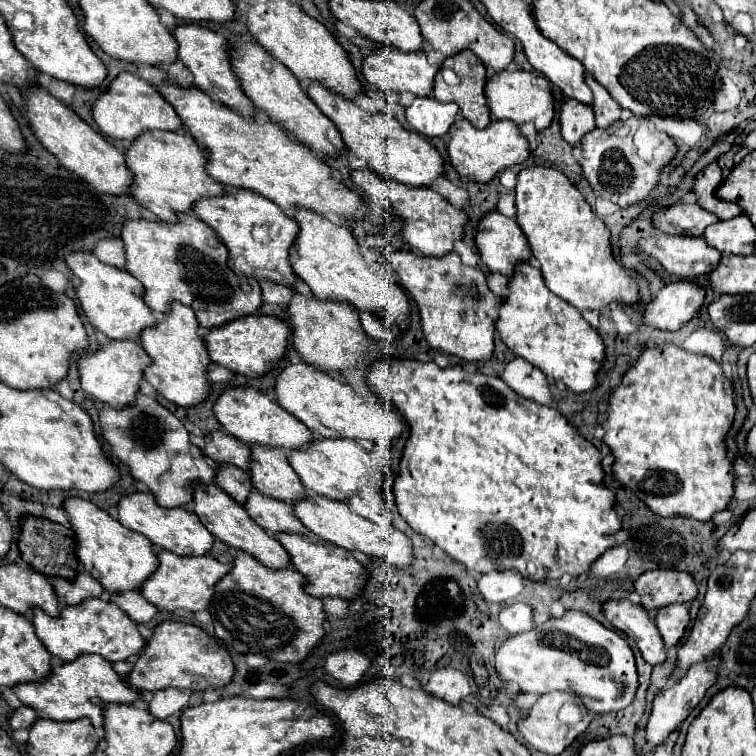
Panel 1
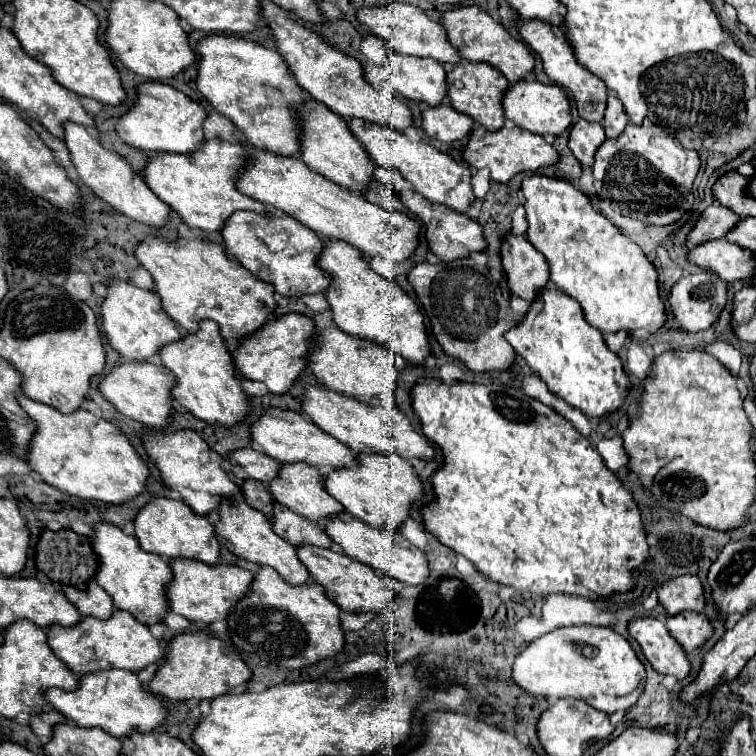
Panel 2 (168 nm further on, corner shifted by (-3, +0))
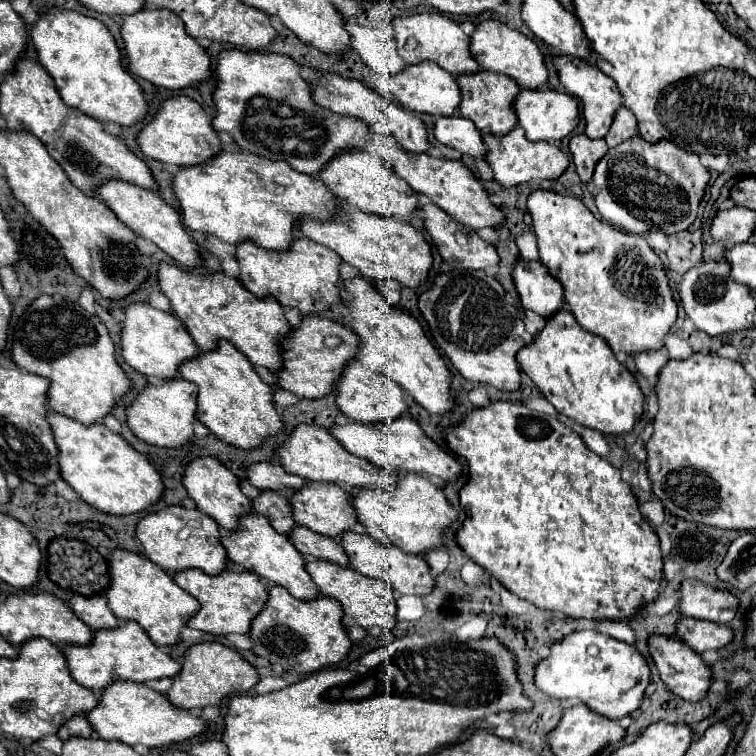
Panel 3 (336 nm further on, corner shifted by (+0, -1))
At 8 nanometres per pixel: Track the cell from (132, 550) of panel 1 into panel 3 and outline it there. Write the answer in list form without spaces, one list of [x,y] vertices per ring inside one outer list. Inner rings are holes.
[[[113,550],[109,568],[111,568],[111,584],[105,596],[109,600],[111,612],[119,620],[125,622],[133,620],[141,624],[141,628],[147,632],[153,644],[173,648],[179,640],[181,630],[187,626],[187,620],[199,610],[199,602],[191,594],[181,590],[165,570],[133,552]]]

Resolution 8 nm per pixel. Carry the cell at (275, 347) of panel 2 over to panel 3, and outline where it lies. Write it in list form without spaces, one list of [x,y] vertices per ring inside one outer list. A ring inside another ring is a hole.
[[[305,316],[301,326],[295,328],[285,338],[285,352],[283,352],[285,362],[283,370],[277,372],[279,384],[283,390],[289,390],[299,398],[323,398],[331,394],[345,366],[349,364],[351,358],[357,356],[357,352],[359,352],[359,338],[349,328],[325,318]]]

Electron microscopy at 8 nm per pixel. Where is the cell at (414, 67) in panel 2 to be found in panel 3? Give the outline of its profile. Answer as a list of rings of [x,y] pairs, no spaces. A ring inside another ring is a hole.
[[[421,62],[421,64],[407,66],[403,72],[391,78],[391,92],[395,94],[395,98],[399,100],[403,108],[409,108],[421,114],[431,114],[431,116],[451,116],[457,112],[459,102],[461,102],[457,80],[443,68],[435,66],[433,62]]]

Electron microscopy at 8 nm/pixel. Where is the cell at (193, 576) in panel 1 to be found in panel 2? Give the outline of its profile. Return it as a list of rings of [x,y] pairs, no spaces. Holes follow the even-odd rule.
[[[174,559],[172,573],[174,577],[166,589],[168,611],[200,623],[214,623],[218,619],[224,619],[228,615],[226,611],[230,611],[234,603],[248,593],[254,577],[250,571],[236,565],[208,565],[194,559]]]

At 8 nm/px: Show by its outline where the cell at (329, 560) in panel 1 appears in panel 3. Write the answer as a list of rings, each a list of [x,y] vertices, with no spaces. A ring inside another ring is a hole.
[[[311,560],[307,564],[307,572],[311,574],[313,582],[317,584],[317,588],[323,596],[335,598],[335,600],[341,602],[341,606],[345,610],[345,616],[343,616],[345,628],[379,626],[383,630],[391,630],[397,624],[397,606],[395,606],[393,590],[383,580],[367,578],[367,576],[359,574],[357,570],[353,570],[349,566],[341,568],[337,564],[329,564],[329,562],[323,562],[323,560]]]

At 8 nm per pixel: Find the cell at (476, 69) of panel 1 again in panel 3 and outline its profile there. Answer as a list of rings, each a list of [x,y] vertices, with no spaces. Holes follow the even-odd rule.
[[[481,70],[477,74],[463,74],[457,78],[459,88],[461,88],[461,104],[459,104],[459,112],[469,118],[471,122],[475,122],[475,126],[483,132],[483,134],[507,134],[517,126],[515,120],[515,112],[511,112],[511,104],[515,102],[515,96],[519,94],[519,86],[497,72],[487,72]]]

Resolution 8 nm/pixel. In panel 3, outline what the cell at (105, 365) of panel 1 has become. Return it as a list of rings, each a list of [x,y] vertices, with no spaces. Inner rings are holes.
[[[173,378],[161,386],[149,384],[127,408],[127,424],[133,434],[159,448],[183,448],[193,440],[193,422],[197,412],[197,386],[183,378]]]

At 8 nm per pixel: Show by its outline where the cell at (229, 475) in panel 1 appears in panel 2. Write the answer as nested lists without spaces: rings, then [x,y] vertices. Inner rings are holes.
[[[246,479],[240,485],[246,503],[258,511],[262,511],[268,519],[272,519],[272,495],[266,491],[266,485],[254,479]]]

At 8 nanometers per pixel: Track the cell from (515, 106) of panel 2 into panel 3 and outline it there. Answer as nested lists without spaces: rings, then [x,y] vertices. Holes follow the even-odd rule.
[[[521,90],[521,94],[517,96],[515,104],[513,104],[517,118],[519,118],[519,126],[525,128],[527,140],[563,140],[567,134],[571,134],[577,124],[579,124],[579,102],[575,96],[571,94],[563,94],[563,92],[555,92],[555,90]]]

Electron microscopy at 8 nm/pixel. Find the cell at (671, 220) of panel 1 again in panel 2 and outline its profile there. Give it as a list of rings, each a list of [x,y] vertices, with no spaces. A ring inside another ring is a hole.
[[[712,203],[698,219],[694,229],[688,233],[688,245],[700,245],[712,239],[722,239],[736,223],[740,221],[738,215],[732,211]]]

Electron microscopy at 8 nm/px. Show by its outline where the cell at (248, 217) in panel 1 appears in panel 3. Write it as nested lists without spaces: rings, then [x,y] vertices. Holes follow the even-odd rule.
[[[305,236],[295,238],[289,252],[275,252],[259,248],[251,242],[237,246],[237,262],[241,266],[243,286],[259,296],[273,296],[281,306],[297,308],[303,316],[323,314],[341,302],[341,276],[339,256],[325,246],[319,246]]]

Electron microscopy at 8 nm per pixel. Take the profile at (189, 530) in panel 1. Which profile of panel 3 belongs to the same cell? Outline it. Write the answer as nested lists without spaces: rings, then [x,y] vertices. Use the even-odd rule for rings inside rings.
[[[169,506],[165,510],[153,512],[137,524],[137,538],[145,548],[145,556],[165,572],[199,568],[211,576],[217,576],[225,570],[227,552],[219,538],[219,524],[213,518],[207,518],[201,510]]]

